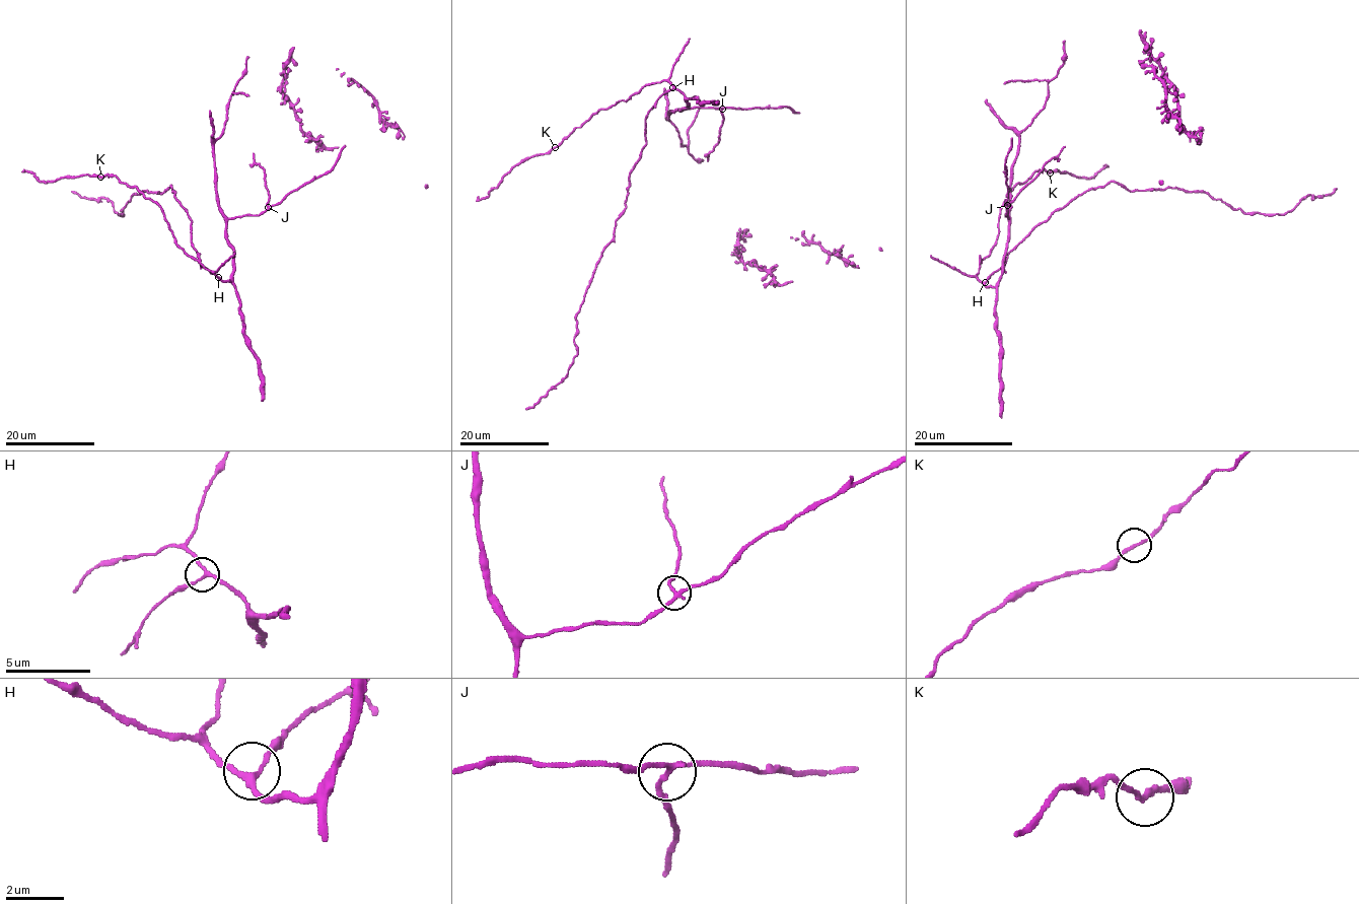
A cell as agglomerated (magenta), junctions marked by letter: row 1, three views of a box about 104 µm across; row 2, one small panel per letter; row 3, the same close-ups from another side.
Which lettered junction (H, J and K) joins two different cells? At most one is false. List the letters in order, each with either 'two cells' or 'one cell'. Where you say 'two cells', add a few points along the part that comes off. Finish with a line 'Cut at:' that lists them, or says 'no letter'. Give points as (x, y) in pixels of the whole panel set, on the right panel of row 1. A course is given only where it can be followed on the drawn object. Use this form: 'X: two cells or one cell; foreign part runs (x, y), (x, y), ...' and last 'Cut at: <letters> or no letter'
H: one cell
J: two cells; foreign part runs (1008, 206), (1064, 146)
K: one cell
Cut at: J

